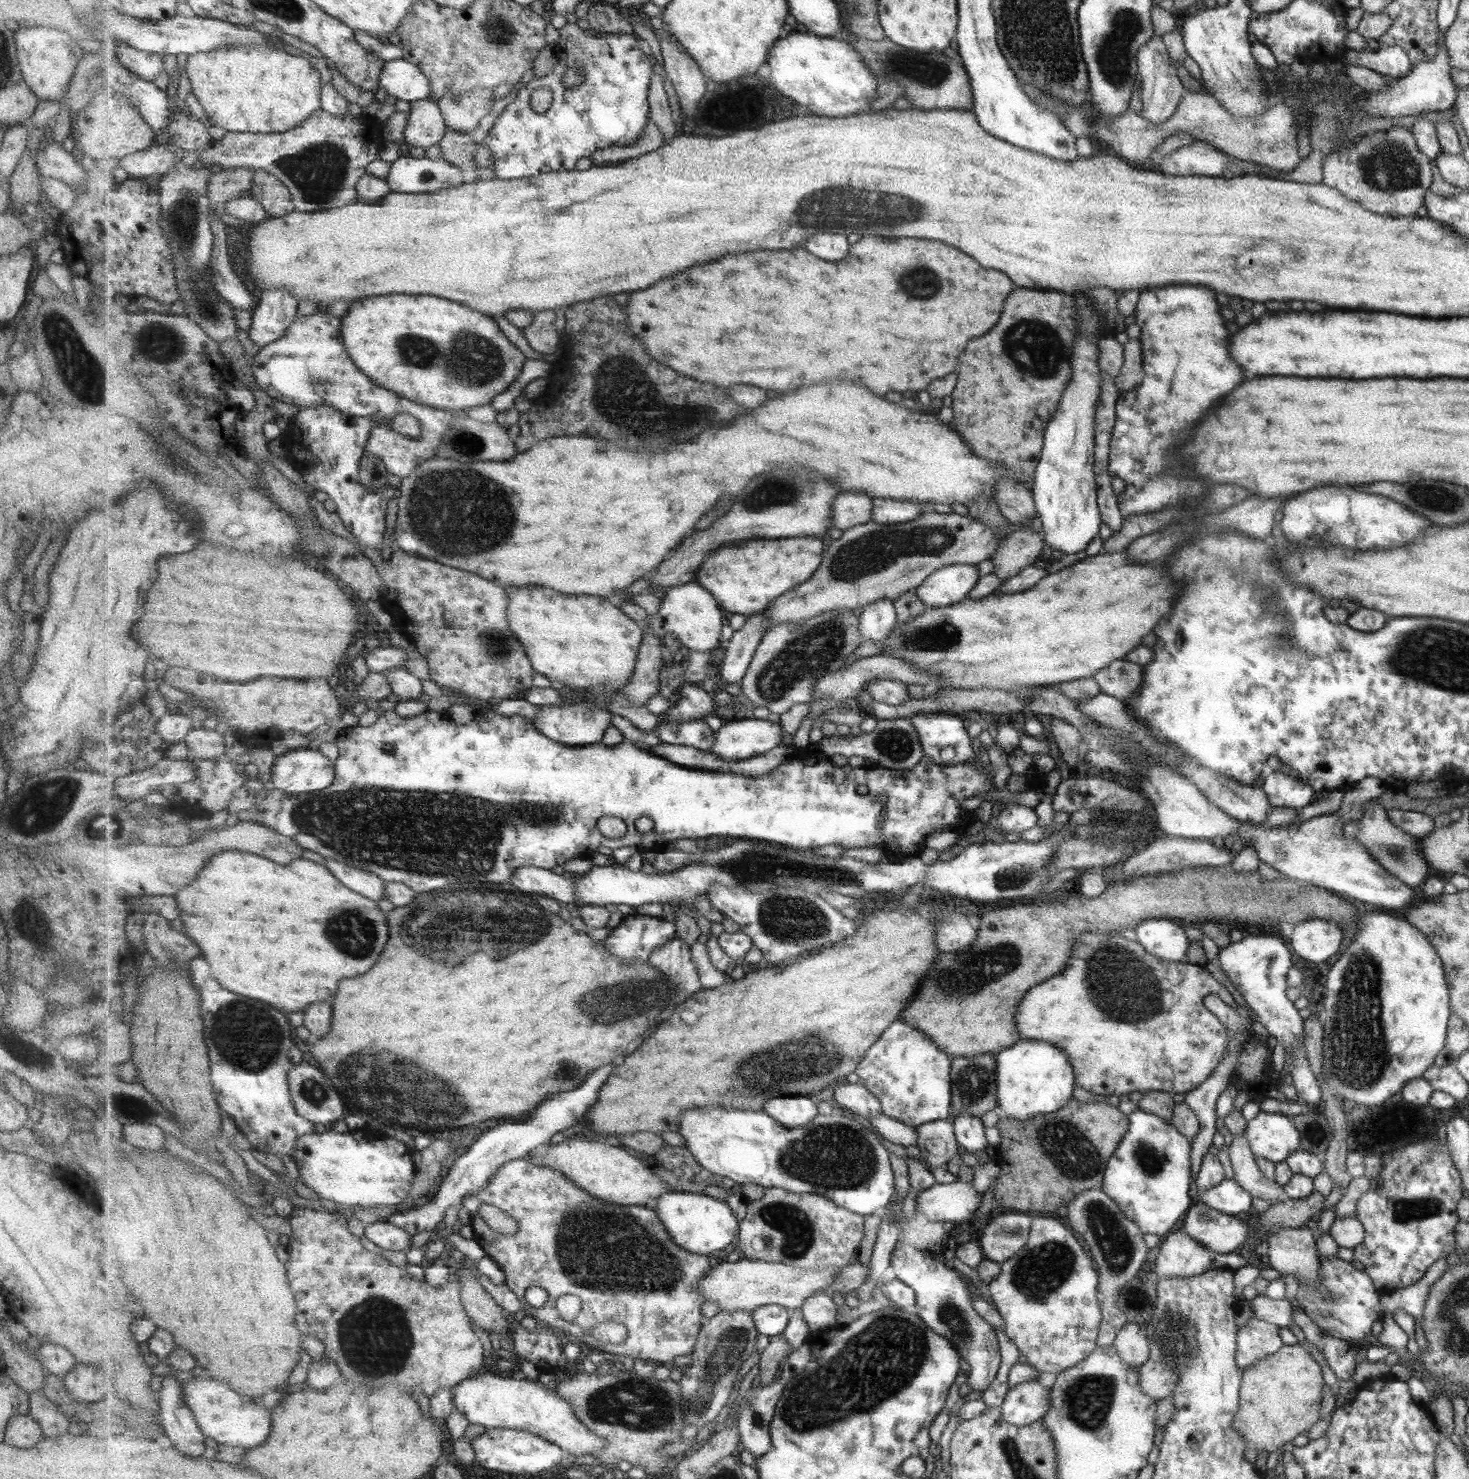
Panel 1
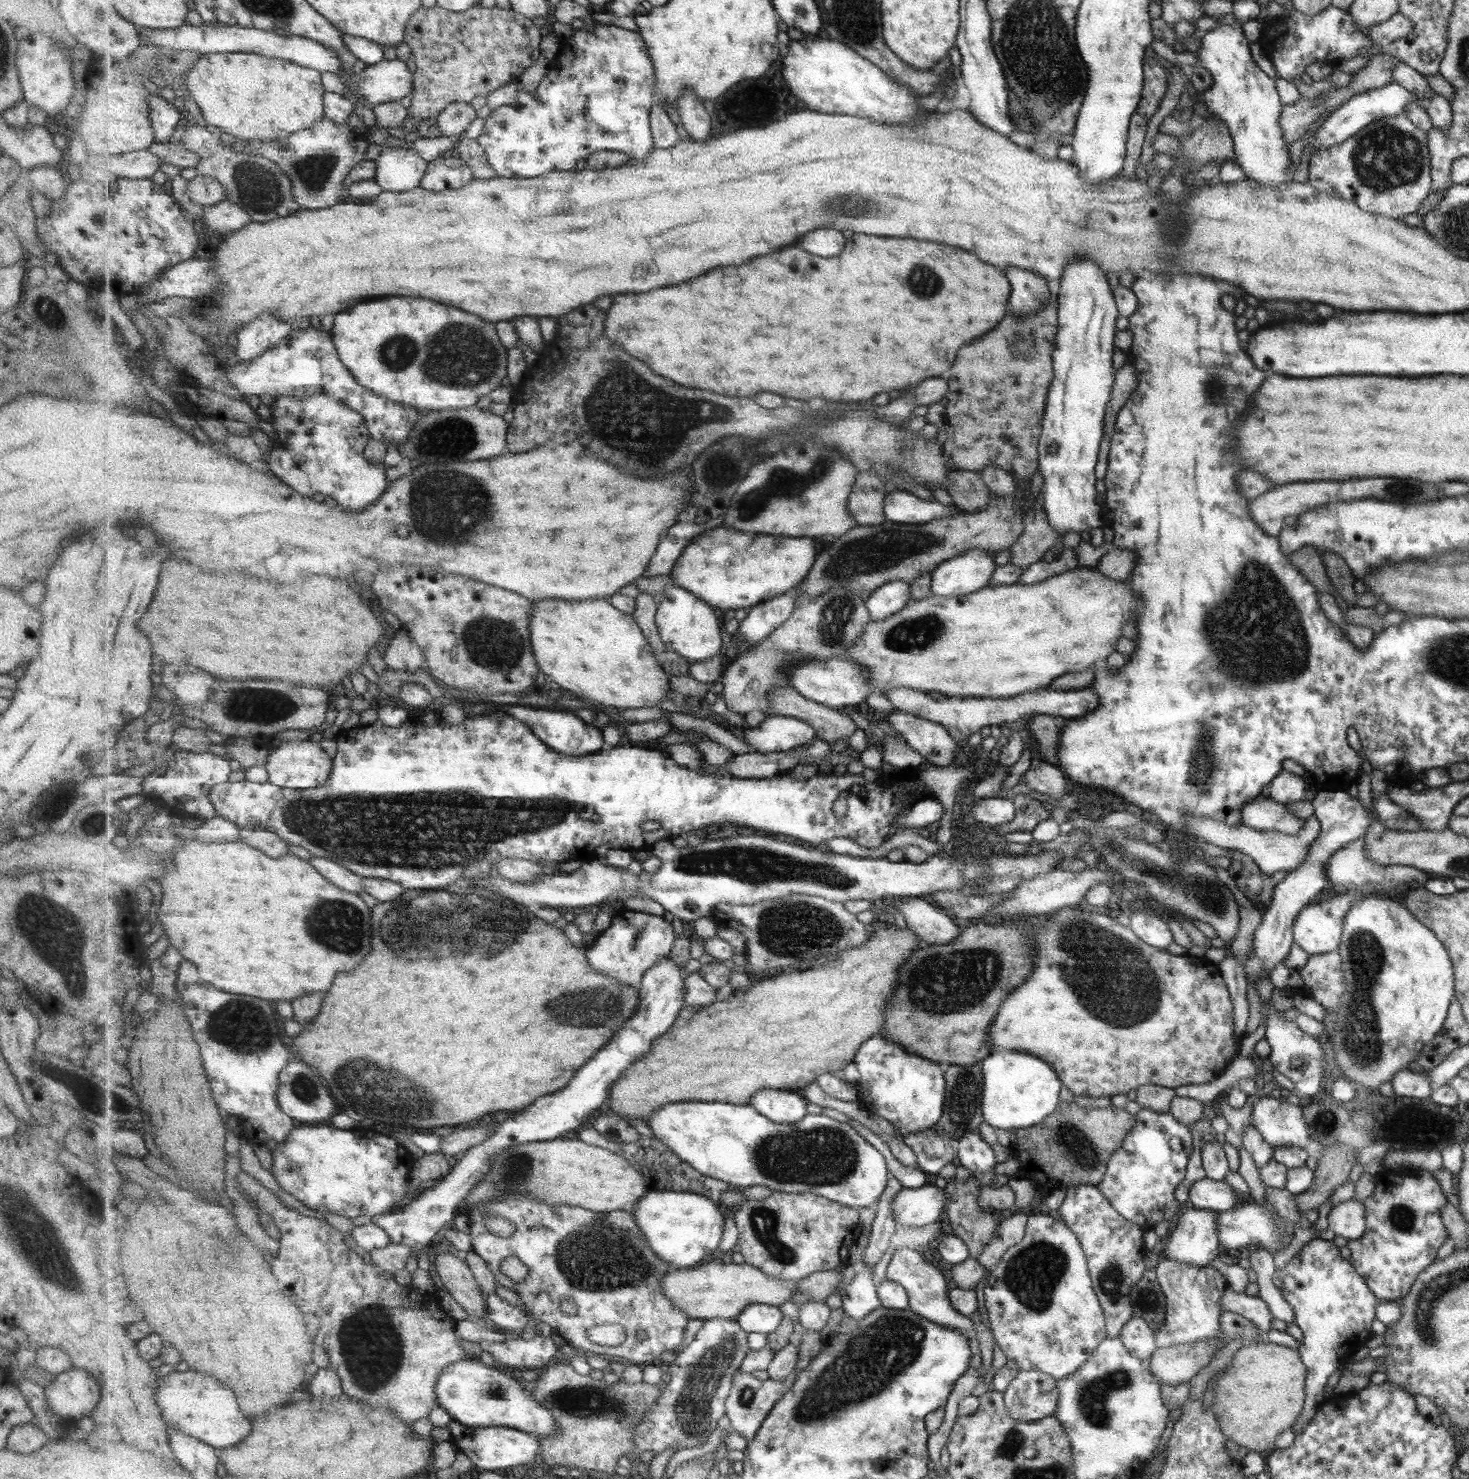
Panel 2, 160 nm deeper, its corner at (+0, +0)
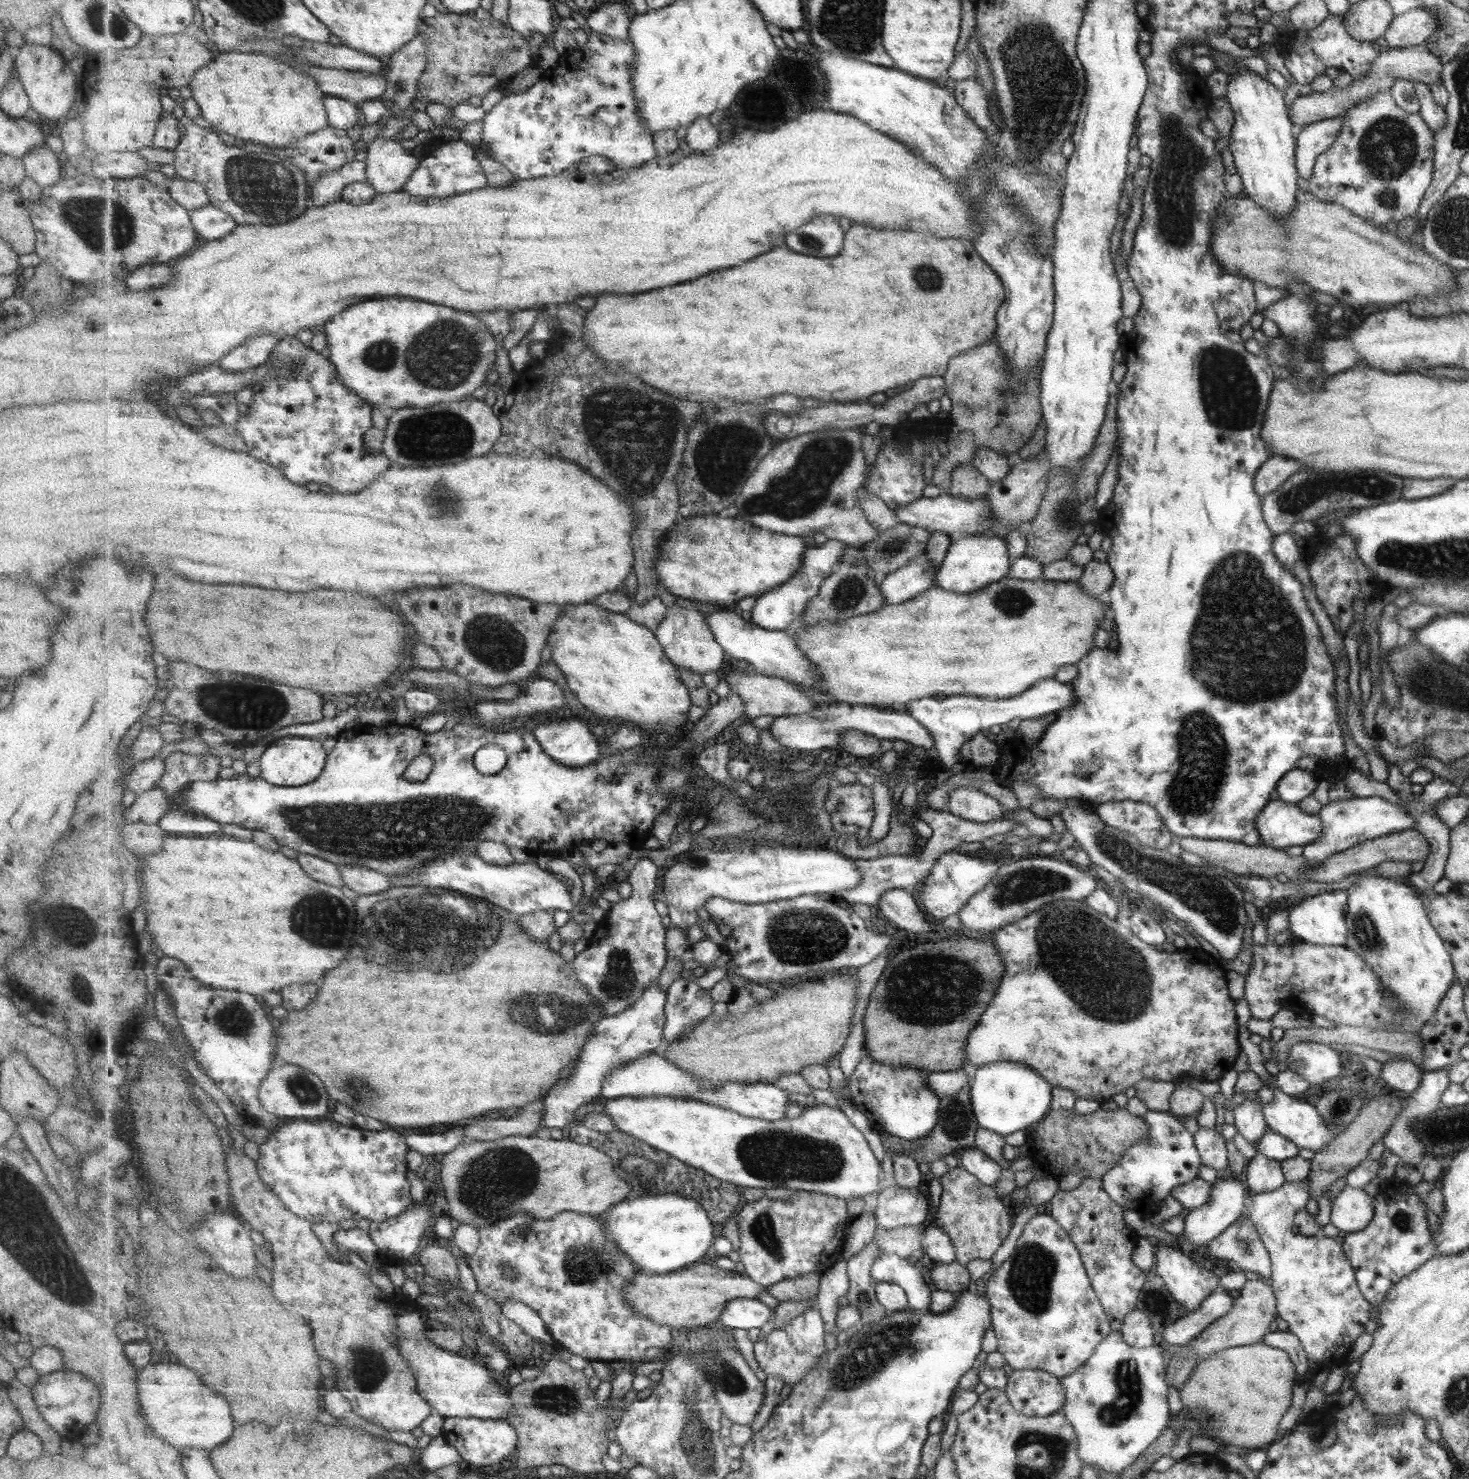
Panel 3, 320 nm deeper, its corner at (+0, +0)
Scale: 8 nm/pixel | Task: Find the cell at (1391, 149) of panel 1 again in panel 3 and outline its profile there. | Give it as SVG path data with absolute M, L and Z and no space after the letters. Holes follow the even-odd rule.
M1390 90L1371 94L1346 112L1335 142L1315 159L1308 180L1309 192L1322 202L1343 206L1359 219L1381 228L1389 220L1398 223L1414 216L1434 172L1430 127L1418 113L1409 114L1398 108Z

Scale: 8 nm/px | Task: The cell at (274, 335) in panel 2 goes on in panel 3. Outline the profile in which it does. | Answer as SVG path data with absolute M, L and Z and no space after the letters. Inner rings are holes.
M274 334L255 335L223 357L219 365L229 373L249 373L270 360L271 353L280 340Z

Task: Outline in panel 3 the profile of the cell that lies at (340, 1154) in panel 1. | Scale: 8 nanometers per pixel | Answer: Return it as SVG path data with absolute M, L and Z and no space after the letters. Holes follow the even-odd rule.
M328 1117L319 1119L291 1119L289 1122L285 1122L280 1128L273 1130L267 1140L259 1145L258 1152L259 1158L256 1160L256 1165L259 1171L259 1176L263 1179L263 1183L267 1184L267 1187L271 1191L275 1192L275 1195L279 1196L279 1199L283 1200L285 1206L290 1207L296 1215L301 1218L306 1218L314 1225L319 1225L322 1222L341 1222L341 1220L363 1220L366 1218L370 1221L383 1222L390 1218L398 1217L403 1214L407 1209L415 1204L413 1196L411 1196L411 1182L407 1178L409 1174L409 1166L407 1166L407 1154L409 1154L409 1146L407 1146L407 1140L403 1134L395 1132L395 1130L383 1130L383 1132L371 1132L371 1130L361 1130L361 1128L347 1128L347 1126L341 1126L337 1124L335 1120L330 1120Z

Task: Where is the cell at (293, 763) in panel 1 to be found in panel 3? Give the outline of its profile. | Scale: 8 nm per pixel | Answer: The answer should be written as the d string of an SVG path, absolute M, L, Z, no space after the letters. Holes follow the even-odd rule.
M285 737L268 744L260 756L260 777L275 786L303 786L318 780L325 768L328 754L317 738Z

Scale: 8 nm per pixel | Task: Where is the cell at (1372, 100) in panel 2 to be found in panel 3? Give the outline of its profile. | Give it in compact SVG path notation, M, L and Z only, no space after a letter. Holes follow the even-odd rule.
M1345 114L1319 123L1309 123L1300 129L1298 149L1295 150L1295 162L1299 176L1303 180L1309 180L1315 159L1326 152L1332 142L1335 142L1343 116Z

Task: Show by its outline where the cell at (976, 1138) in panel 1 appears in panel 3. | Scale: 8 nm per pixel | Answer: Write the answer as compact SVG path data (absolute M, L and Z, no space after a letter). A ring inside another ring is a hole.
M964 1147L961 1149L960 1157L957 1161L961 1168L975 1176L975 1179L979 1180L979 1183L982 1183L983 1186L993 1188L995 1183L999 1181L1001 1167L976 1147Z

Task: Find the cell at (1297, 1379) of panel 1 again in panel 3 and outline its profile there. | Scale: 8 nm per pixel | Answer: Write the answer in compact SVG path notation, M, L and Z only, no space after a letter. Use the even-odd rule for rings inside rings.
M1262 1342L1232 1346L1199 1361L1178 1394L1187 1418L1197 1422L1205 1437L1219 1440L1219 1444L1232 1450L1258 1450L1275 1438L1279 1416L1291 1404L1293 1378L1294 1363L1286 1351Z

